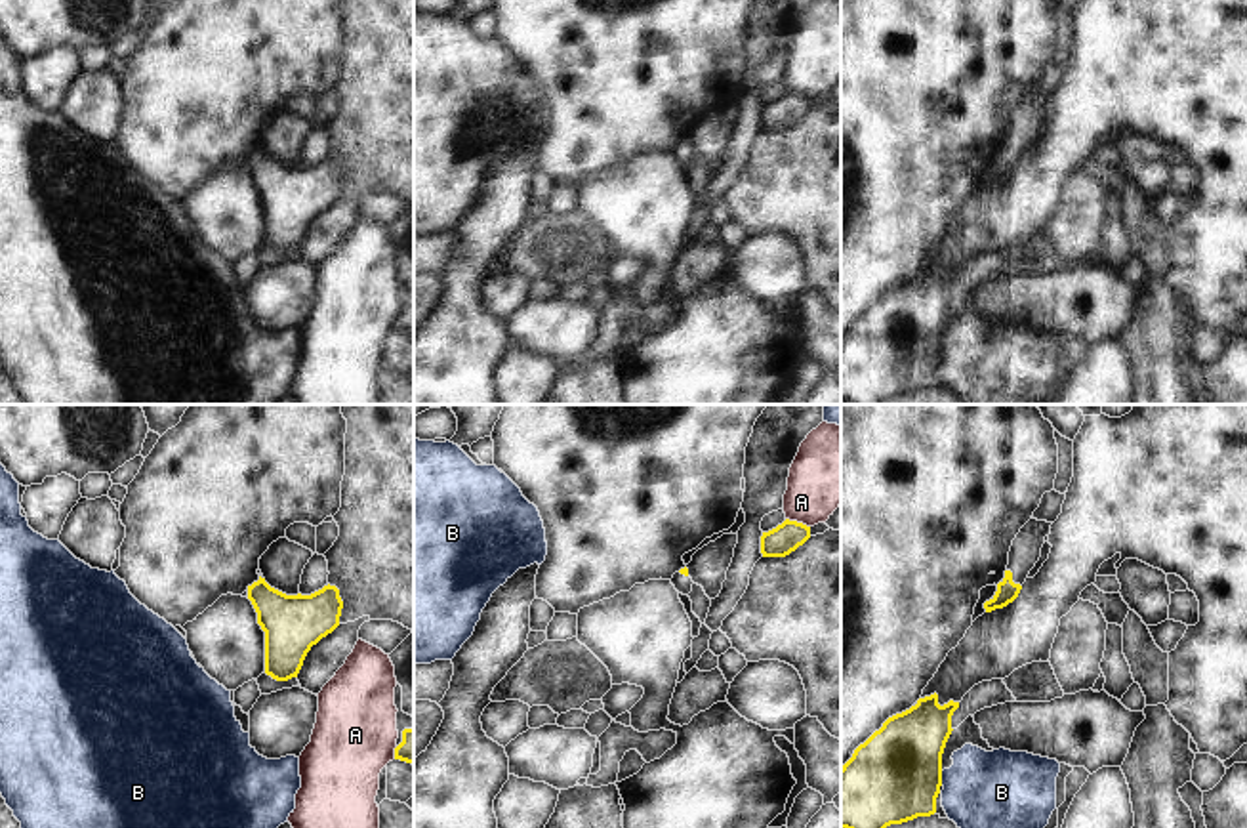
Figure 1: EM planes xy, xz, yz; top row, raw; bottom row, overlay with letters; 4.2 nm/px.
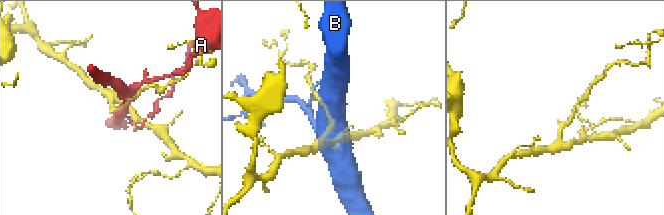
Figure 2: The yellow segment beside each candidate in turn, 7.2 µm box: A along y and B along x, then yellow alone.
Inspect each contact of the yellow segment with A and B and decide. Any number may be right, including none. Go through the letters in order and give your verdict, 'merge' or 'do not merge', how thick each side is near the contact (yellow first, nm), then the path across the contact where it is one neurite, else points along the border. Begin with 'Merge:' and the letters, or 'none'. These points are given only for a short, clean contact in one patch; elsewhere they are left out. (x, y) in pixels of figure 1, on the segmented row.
Merge: none
A: do not merge; 130 nm thick on the yellow side, 300 nm on the other
B: do not merge; 380 nm thick on the yellow side, 320 nm on the other

